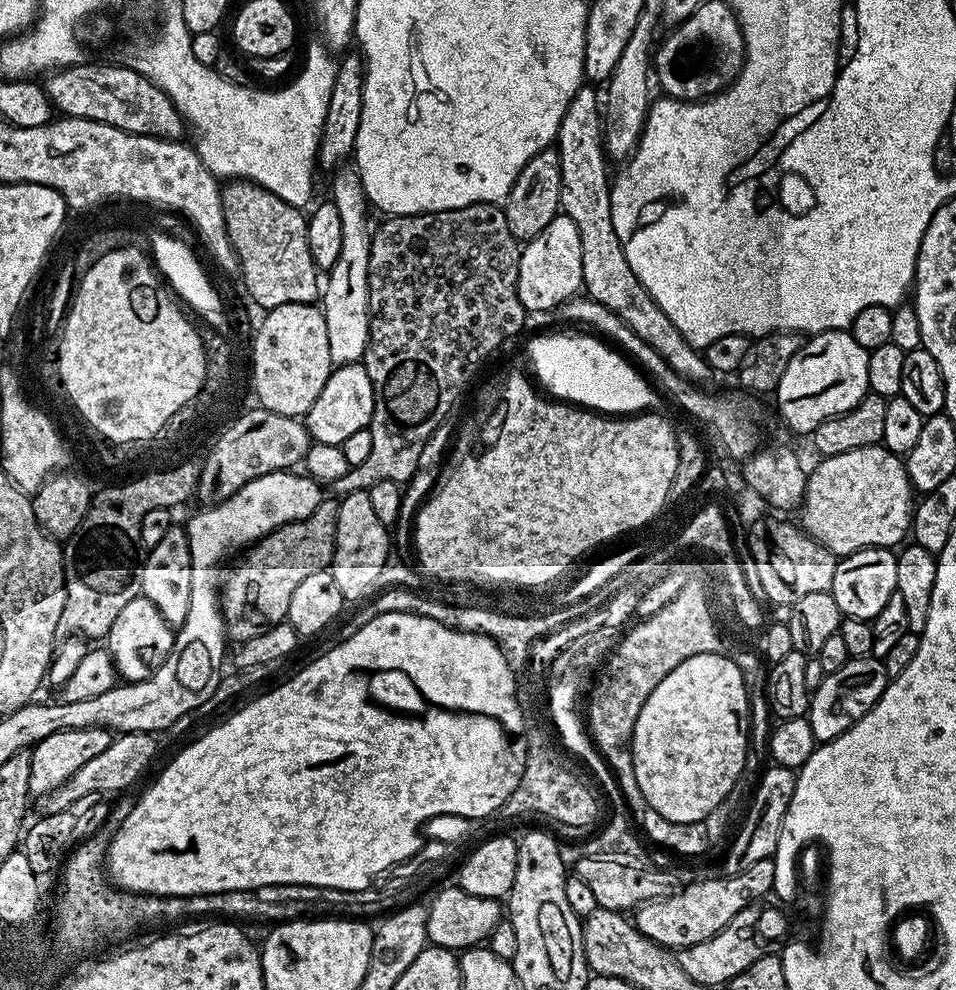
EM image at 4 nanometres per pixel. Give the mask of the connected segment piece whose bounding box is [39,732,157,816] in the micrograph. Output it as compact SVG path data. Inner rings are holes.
M121 732L102 750L102 754L90 758L90 762L82 762L62 786L58 786L54 791L48 793L39 801L40 812L43 815L58 814L58 810L66 810L70 802L78 802L78 798L86 798L86 794L99 792L120 792L123 788L128 788L144 771L148 768L148 763L156 756L157 737L151 732Z

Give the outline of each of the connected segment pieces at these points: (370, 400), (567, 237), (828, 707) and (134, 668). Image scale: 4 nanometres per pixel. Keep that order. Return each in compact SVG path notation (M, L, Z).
M363 363L341 364L333 367L322 394L310 406L306 417L309 437L317 444L341 444L350 434L369 427L374 414L374 386L370 374L366 374Z
M555 216L542 234L523 245L516 283L518 298L525 313L548 312L551 308L553 311L573 299L581 291L583 283L582 242L578 242L578 226L574 226L568 216Z
M871 656L849 658L846 666L827 673L821 685L811 693L806 719L817 742L837 740L873 708L887 690L890 678L883 659Z
M136 596L114 618L114 626L110 626L106 637L106 647L112 655L112 661L116 663L116 671L119 679L124 682L137 680L149 680L149 678L166 662L166 658L172 649L174 639L173 625L158 614L158 608L145 596Z

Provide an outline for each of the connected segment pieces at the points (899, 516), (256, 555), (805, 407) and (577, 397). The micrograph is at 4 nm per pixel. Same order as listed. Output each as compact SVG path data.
M877 446L850 450L846 454L837 456L825 456L819 463L816 469L808 472L804 503L798 509L801 520L799 523L803 531L807 532L813 540L820 541L839 558L849 556L851 552L863 548L892 548L909 535L912 527L914 489L908 480L904 460L897 453L889 452L883 446Z
M321 499L319 506L306 518L267 532L243 553L245 556L225 576L223 573L218 599L220 612L224 616L224 631L229 641L254 638L254 634L265 632L270 626L285 623L294 589L309 574L318 574L318 570L331 565L336 549L340 509L339 503L332 500Z
M851 331L818 332L809 335L804 347L786 366L774 393L776 408L792 432L812 433L826 418L834 418L854 406L868 391L868 352L854 342Z
M588 332L581 333L544 334L527 342L526 356L537 383L555 399L605 415L625 416L657 411L660 400L647 377L603 339Z

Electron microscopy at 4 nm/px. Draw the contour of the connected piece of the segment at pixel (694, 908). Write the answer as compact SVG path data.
M775 859L754 862L754 866L746 866L746 870L733 876L724 874L721 880L698 880L685 888L683 885L671 896L641 904L634 912L636 929L655 944L661 944L669 950L689 948L698 942L706 942L706 938L723 930L734 914L738 914L738 910L746 910L746 906L763 901L763 896L773 891L775 865Z

